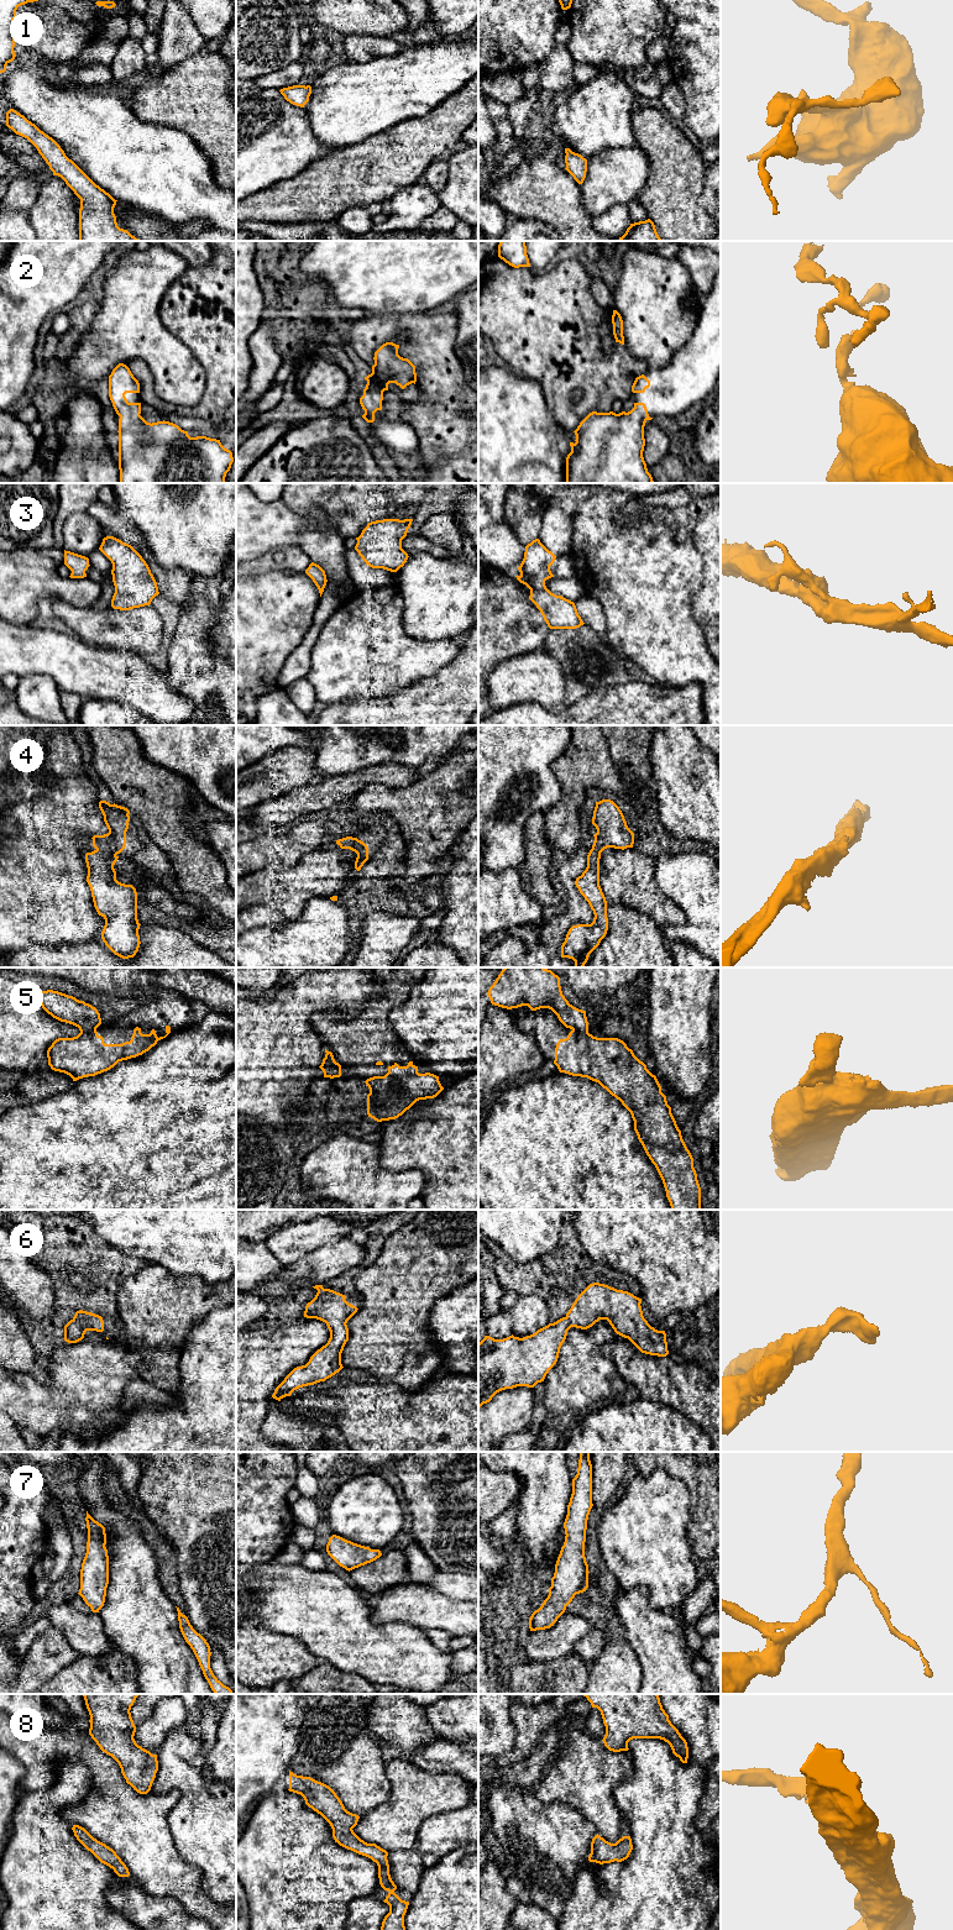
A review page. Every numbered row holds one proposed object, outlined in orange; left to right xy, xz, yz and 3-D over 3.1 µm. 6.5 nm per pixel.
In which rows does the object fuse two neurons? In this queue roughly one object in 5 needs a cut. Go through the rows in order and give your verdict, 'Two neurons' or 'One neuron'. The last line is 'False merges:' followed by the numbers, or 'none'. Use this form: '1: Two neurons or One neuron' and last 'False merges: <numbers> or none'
1: One neuron
2: One neuron
3: One neuron
4: One neuron
5: Two neurons
6: One neuron
7: One neuron
8: One neuron
False merges: 5

